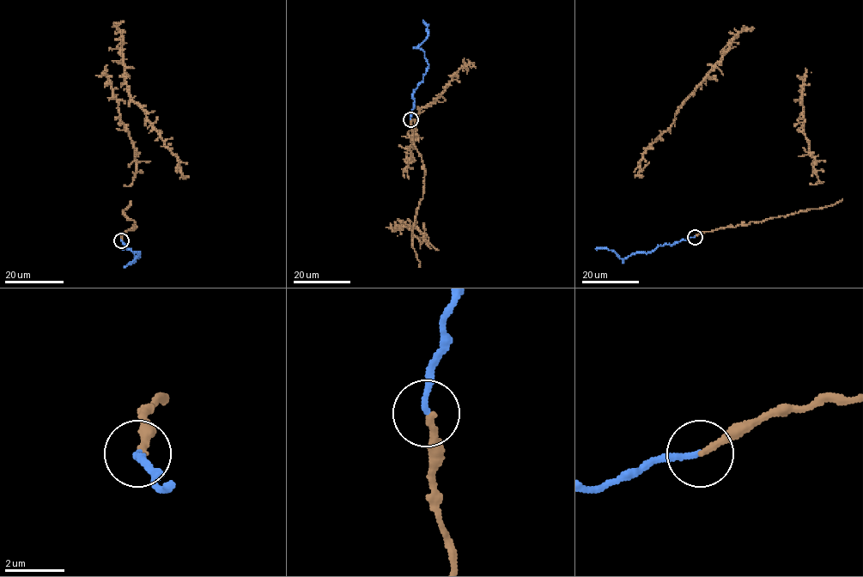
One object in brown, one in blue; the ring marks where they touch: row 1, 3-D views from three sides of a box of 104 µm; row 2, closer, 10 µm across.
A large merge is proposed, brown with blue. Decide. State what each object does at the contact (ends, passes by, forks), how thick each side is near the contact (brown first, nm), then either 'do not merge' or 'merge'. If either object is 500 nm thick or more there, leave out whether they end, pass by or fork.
brown ends; blue ends; calibres 200 and 200 nm; merge

